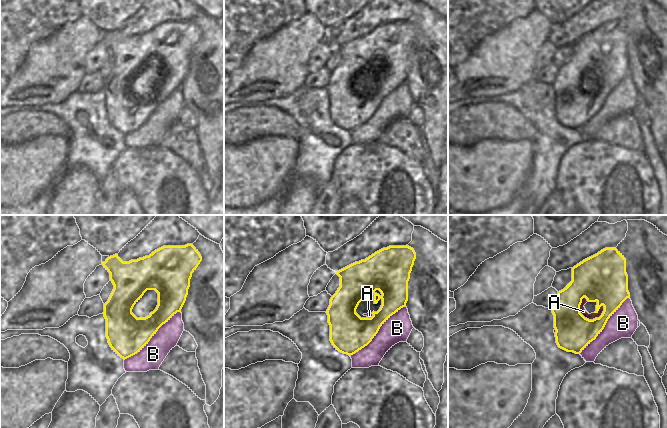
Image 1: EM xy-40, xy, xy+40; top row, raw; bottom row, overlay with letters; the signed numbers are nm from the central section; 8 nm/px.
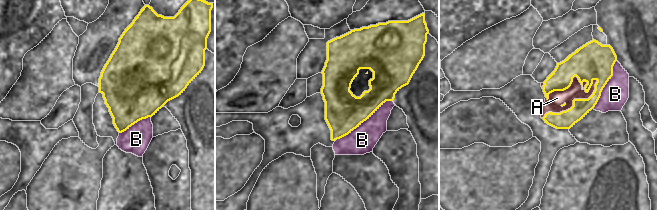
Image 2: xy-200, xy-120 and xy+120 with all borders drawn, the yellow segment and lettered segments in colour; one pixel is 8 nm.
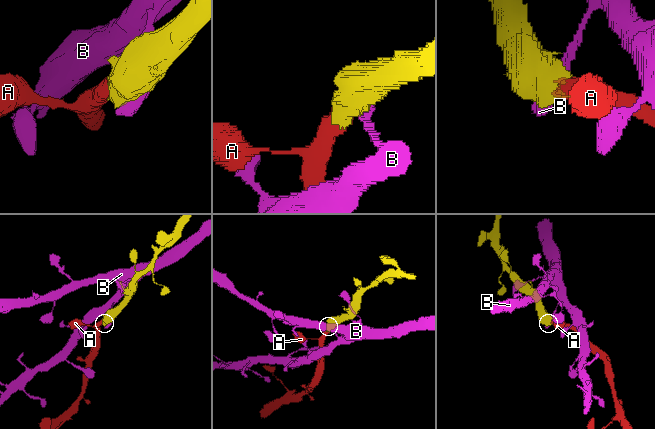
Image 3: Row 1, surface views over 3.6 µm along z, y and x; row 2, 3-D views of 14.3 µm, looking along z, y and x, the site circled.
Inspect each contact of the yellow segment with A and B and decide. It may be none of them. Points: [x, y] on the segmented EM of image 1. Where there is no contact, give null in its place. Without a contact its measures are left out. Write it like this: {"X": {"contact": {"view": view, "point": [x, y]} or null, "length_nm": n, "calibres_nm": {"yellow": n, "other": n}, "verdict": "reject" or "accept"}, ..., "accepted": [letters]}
{"A": {"contact": {"view": "xy+40", "point": [580, 313]}, "length_nm": 220, "calibres_nm": {"yellow": 300, "other": 50}, "verdict": "accept"}, "B": {"contact": {"view": "xy+40", "point": [605, 324]}, "length_nm": 600, "calibres_nm": {"yellow": 280, "other": 220}, "verdict": "reject"}, "accepted": ["A"]}

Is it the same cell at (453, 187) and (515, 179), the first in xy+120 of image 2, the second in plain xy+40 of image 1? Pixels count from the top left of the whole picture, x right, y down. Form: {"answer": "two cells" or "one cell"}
{"answer": "one cell"}

